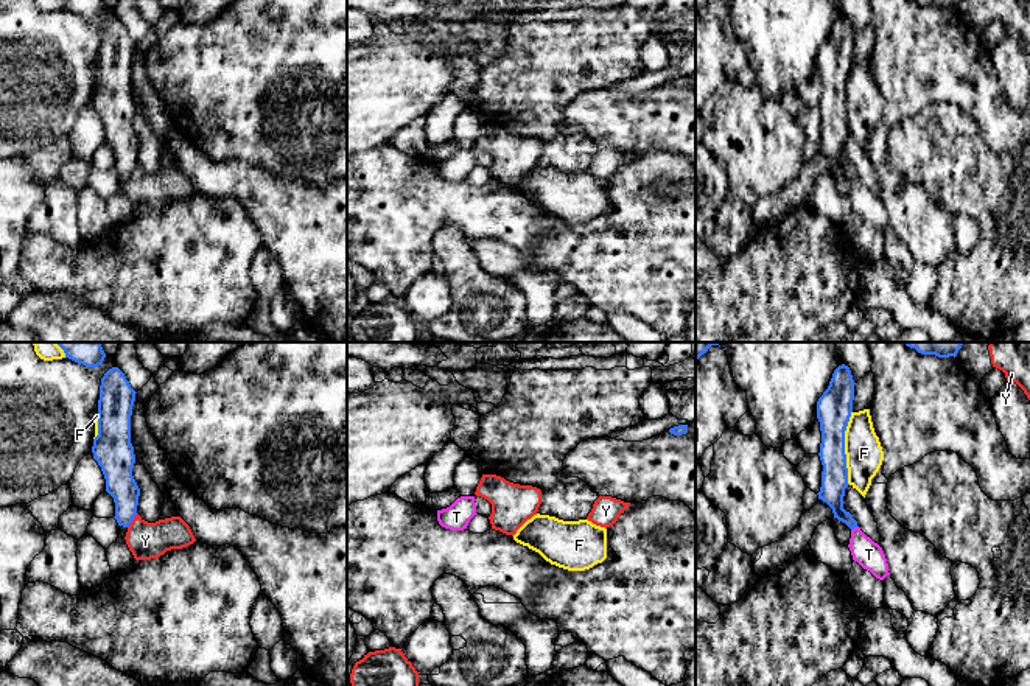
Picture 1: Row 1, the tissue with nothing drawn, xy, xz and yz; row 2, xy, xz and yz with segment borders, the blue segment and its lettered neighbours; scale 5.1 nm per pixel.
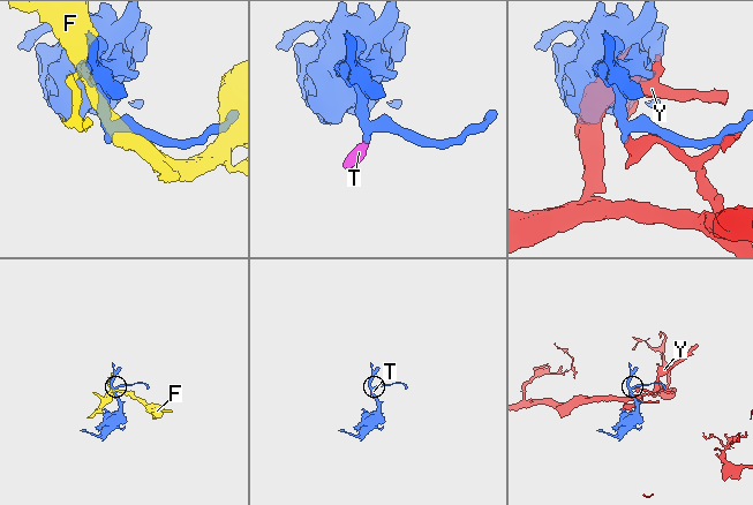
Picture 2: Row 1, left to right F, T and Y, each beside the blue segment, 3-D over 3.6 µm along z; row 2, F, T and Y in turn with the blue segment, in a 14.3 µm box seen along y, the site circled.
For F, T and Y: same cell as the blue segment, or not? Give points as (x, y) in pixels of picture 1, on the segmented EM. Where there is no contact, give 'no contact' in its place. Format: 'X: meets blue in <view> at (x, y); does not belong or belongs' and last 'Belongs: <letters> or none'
F: meets blue in yz at (844, 448); does not belong
T: meets blue in yz at (854, 526); belongs
Y: meets blue in xy at (131, 521); does not belong
Belongs: T

